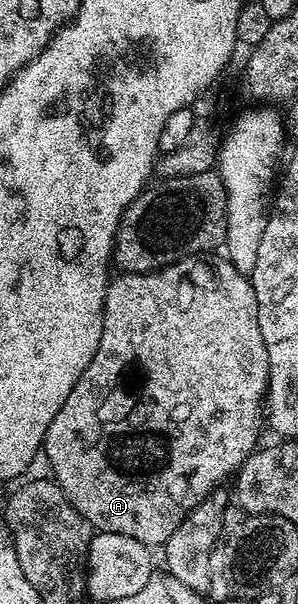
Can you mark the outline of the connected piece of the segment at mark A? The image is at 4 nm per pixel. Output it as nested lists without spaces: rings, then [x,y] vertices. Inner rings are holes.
[[[189,256],[180,258],[173,266],[163,266],[160,270],[155,270],[149,274],[125,274],[121,273],[120,278],[113,277],[108,284],[108,291],[104,297],[104,327],[102,328],[102,340],[98,352],[94,356],[94,360],[90,360],[90,364],[86,368],[86,372],[82,372],[82,376],[74,384],[74,388],[70,392],[70,396],[66,396],[66,404],[62,404],[62,408],[58,408],[58,412],[54,416],[54,420],[50,424],[50,428],[44,437],[44,445],[42,453],[48,457],[48,463],[52,469],[51,477],[55,483],[60,486],[62,492],[65,493],[66,500],[81,514],[82,517],[92,527],[93,531],[104,531],[106,533],[122,533],[123,536],[133,537],[134,540],[140,541],[149,548],[160,548],[166,540],[170,540],[170,536],[174,536],[174,528],[178,528],[178,524],[182,524],[182,520],[186,520],[186,516],[194,507],[196,507],[203,498],[208,497],[213,490],[223,487],[224,481],[231,479],[233,475],[239,471],[246,459],[257,449],[256,441],[260,438],[260,422],[266,418],[266,395],[268,393],[268,353],[266,352],[266,344],[262,340],[262,328],[258,328],[258,300],[254,296],[254,288],[252,287],[249,275],[238,272],[238,268],[234,268],[232,263],[227,260],[221,262],[207,262],[204,256]],[[136,370],[140,373],[140,387],[137,390],[131,390],[124,381],[132,378],[136,374]]]

